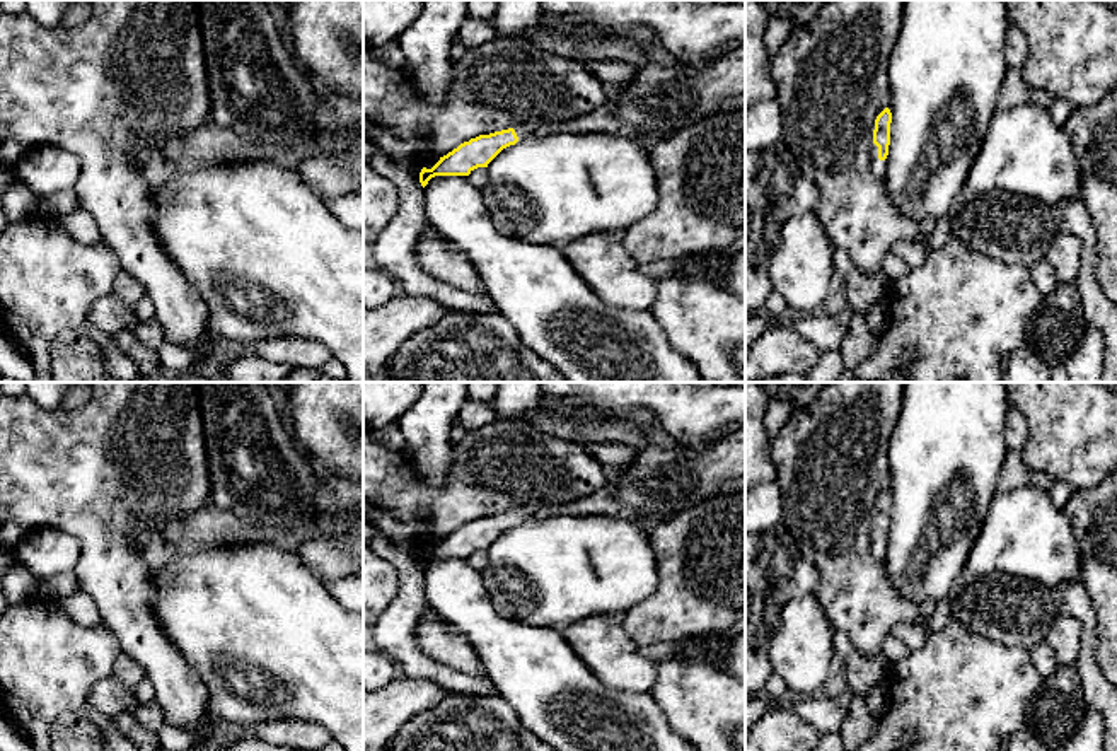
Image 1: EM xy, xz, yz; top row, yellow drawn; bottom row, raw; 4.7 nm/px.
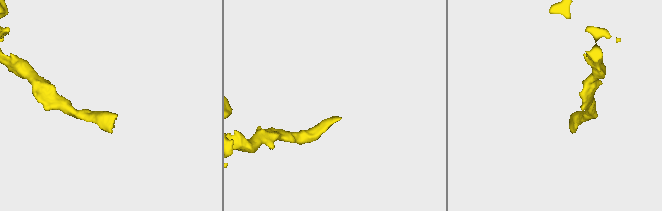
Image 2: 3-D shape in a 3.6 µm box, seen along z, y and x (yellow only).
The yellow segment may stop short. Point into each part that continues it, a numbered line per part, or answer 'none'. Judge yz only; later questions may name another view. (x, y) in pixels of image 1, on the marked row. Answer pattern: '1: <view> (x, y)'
1: yz (879, 168)

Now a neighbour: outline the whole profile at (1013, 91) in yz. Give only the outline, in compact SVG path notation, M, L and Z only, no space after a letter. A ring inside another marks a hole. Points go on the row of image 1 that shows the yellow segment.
M1008 67L998 90L996 109L1010 109L1022 104L1035 104L1049 109L1052 96L1047 90L1033 89L1023 80L1022 68Z

